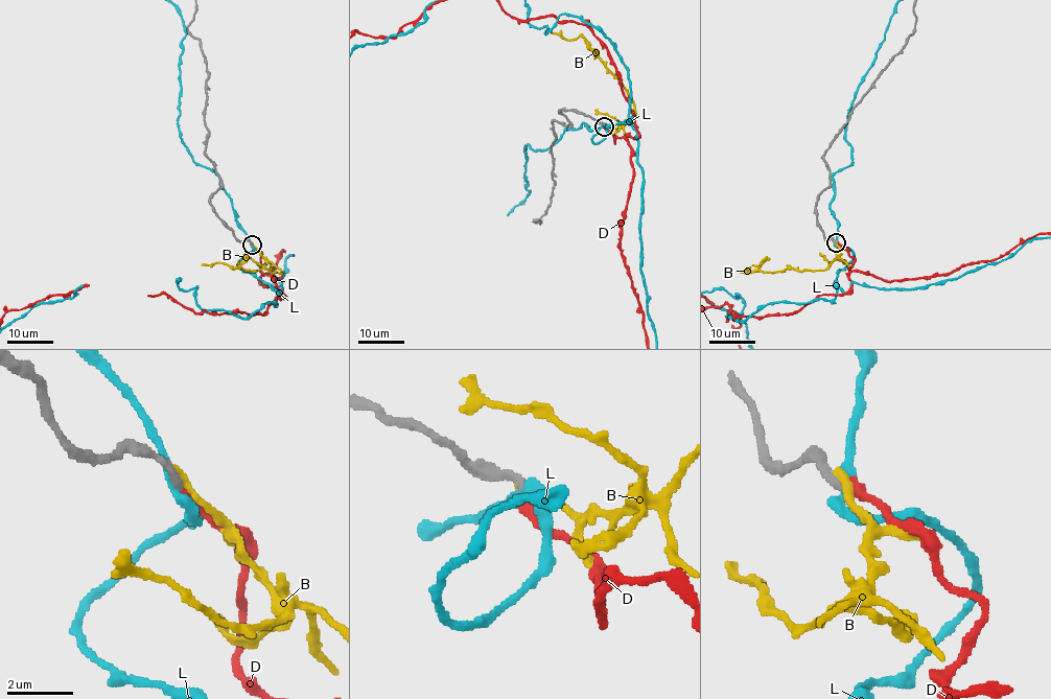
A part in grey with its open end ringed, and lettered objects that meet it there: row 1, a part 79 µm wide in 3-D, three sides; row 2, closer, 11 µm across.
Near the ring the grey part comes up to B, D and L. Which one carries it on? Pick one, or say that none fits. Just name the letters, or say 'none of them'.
D

